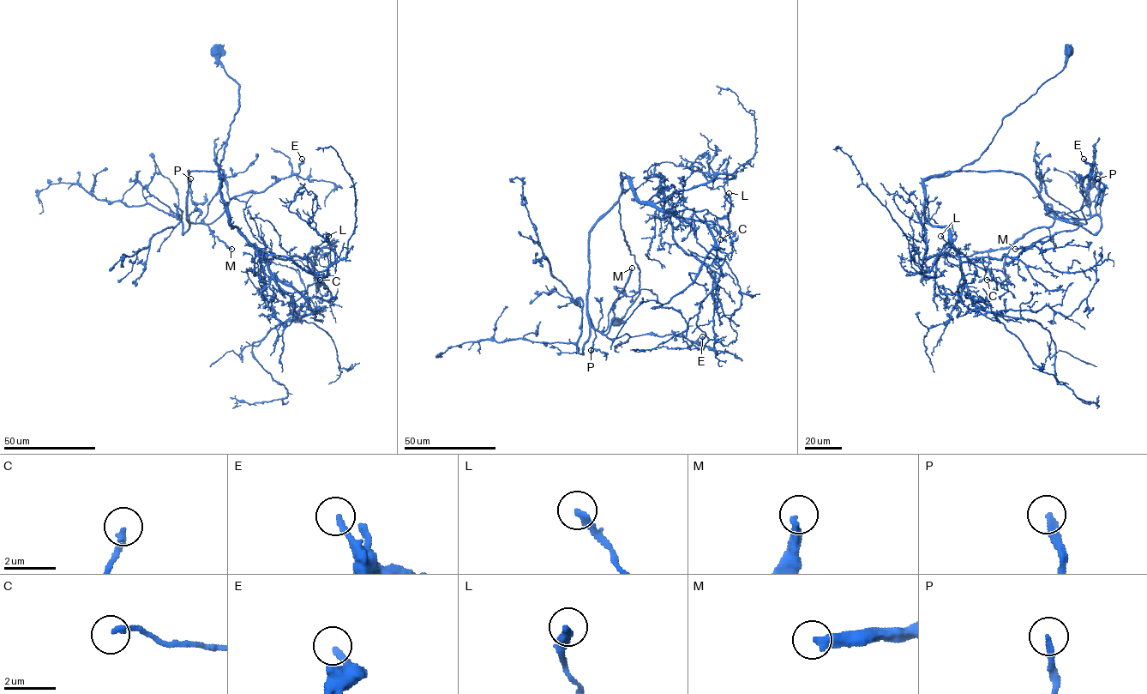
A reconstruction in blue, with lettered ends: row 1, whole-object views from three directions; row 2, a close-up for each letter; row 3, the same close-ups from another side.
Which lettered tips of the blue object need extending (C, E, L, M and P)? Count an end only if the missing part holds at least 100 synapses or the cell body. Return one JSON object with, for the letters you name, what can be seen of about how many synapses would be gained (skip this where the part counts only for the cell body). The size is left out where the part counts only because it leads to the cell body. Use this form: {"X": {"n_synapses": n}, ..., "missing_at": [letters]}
{"M": {"n_synapses": 400}, "P": {"n_synapses": 130}, "missing_at": ["M", "P"]}

